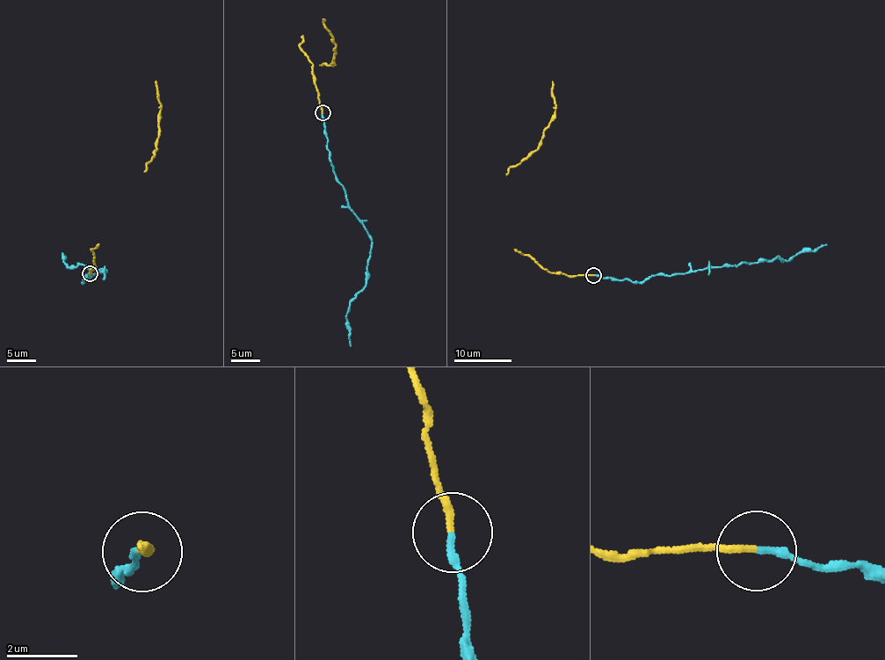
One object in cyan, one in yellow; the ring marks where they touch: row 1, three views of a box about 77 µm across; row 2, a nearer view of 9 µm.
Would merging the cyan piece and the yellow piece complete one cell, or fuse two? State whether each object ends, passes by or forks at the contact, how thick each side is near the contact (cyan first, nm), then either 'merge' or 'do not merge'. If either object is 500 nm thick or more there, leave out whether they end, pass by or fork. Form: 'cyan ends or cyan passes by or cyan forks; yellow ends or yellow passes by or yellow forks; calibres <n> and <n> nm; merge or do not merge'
cyan ends; yellow ends; calibres 200 and 190 nm; do not merge

